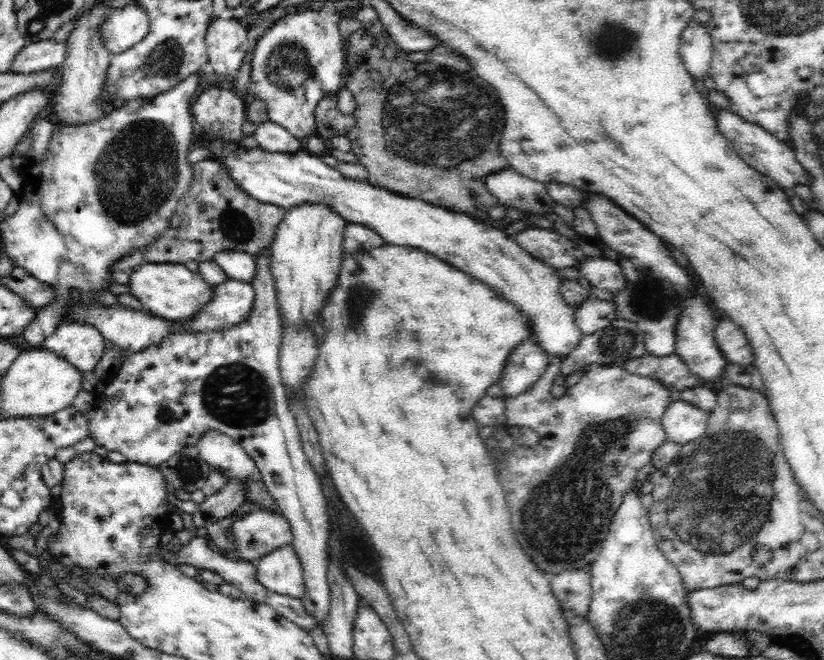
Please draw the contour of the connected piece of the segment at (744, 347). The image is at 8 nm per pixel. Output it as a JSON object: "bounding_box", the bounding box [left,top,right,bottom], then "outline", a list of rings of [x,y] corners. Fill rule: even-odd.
{"bounding_box":[715,318,754,366],"outline":[[[723,318],[715,328],[715,342],[727,362],[748,366],[754,362],[754,355],[743,330],[731,319]]]}

